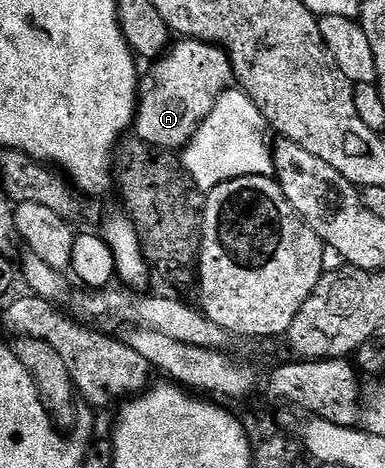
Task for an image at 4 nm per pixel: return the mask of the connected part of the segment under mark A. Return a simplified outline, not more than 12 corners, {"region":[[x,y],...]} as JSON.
{"region":[[182,38],[153,63],[132,127],[178,152],[234,70],[221,46]]}

